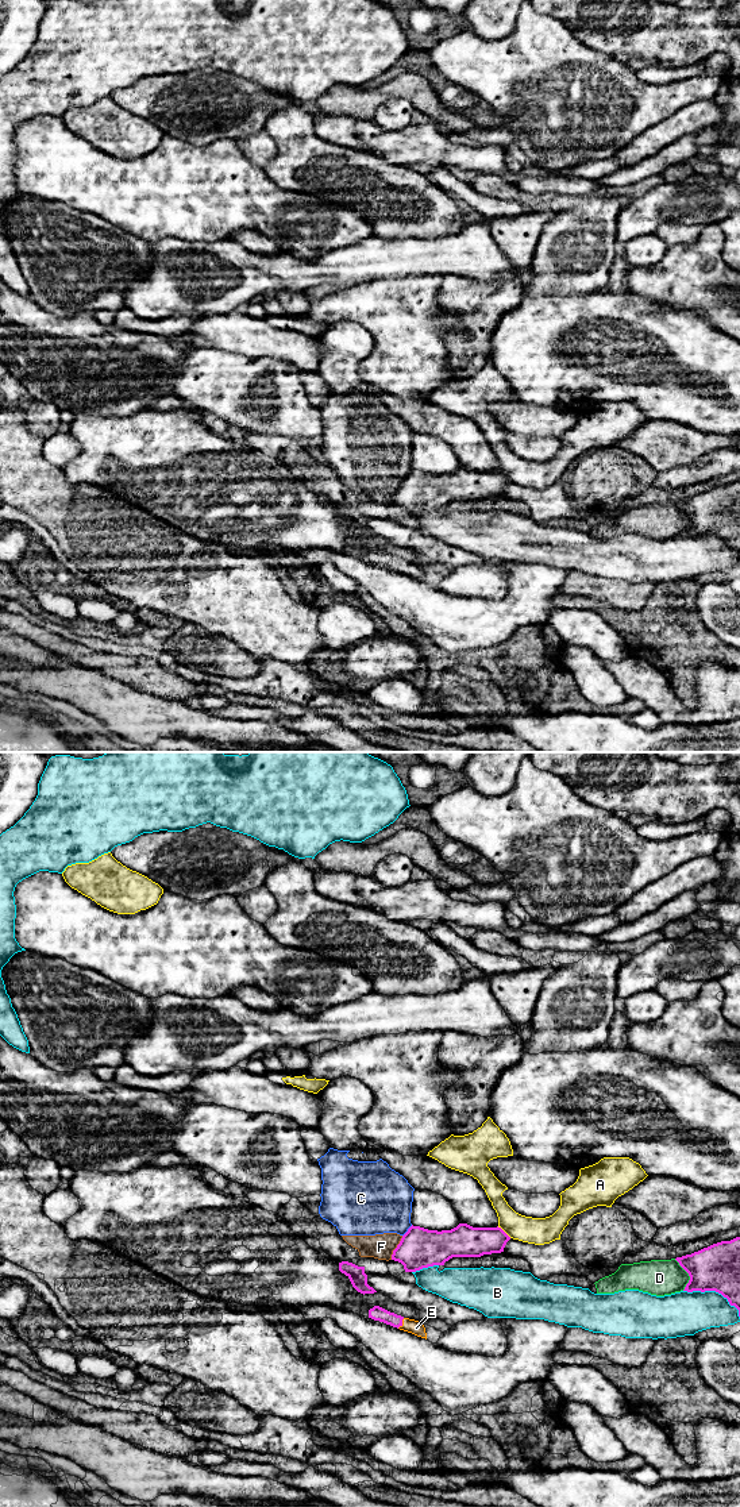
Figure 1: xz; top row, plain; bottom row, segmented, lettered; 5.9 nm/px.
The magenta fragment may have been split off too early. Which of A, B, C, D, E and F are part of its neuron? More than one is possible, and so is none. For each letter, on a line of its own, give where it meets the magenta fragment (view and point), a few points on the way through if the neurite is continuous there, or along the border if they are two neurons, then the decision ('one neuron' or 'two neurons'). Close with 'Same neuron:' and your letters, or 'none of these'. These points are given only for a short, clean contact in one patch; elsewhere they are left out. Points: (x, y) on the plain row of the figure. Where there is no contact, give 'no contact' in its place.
A: contact xz (503, 474); two neurons
B: contact xz (715, 534); two neurons
C: contact xz (408, 474); two neurons
D: contact xz (689, 519); two neurons
E: contact xz (401, 567); way xz (377, 557), (401, 567), (416, 571); one neuron
F: contact xz (396, 492); border xz (403, 480), (390, 503); two neurons
Same neuron: E

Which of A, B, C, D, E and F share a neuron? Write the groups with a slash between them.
A / B / C F / D / E

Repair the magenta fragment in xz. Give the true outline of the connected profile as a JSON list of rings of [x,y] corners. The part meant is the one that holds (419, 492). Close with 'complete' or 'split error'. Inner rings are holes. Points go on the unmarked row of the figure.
[[[459,467],[451,474],[428,474],[411,470],[393,494],[392,504],[416,516],[444,509],[452,501],[481,501],[501,497],[510,481],[501,471],[473,471]]]; complete

